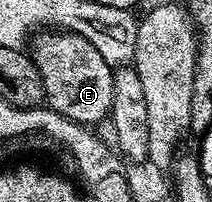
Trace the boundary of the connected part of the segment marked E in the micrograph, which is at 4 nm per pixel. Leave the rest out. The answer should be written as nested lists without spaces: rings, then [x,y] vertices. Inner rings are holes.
[[[47,31],[32,38],[31,56],[39,67],[39,75],[43,75],[45,99],[48,108],[54,109],[68,121],[93,127],[96,121],[110,116],[112,111],[112,83],[114,66],[99,55],[87,39],[77,33],[64,31]],[[43,36],[43,37],[41,37]]]

